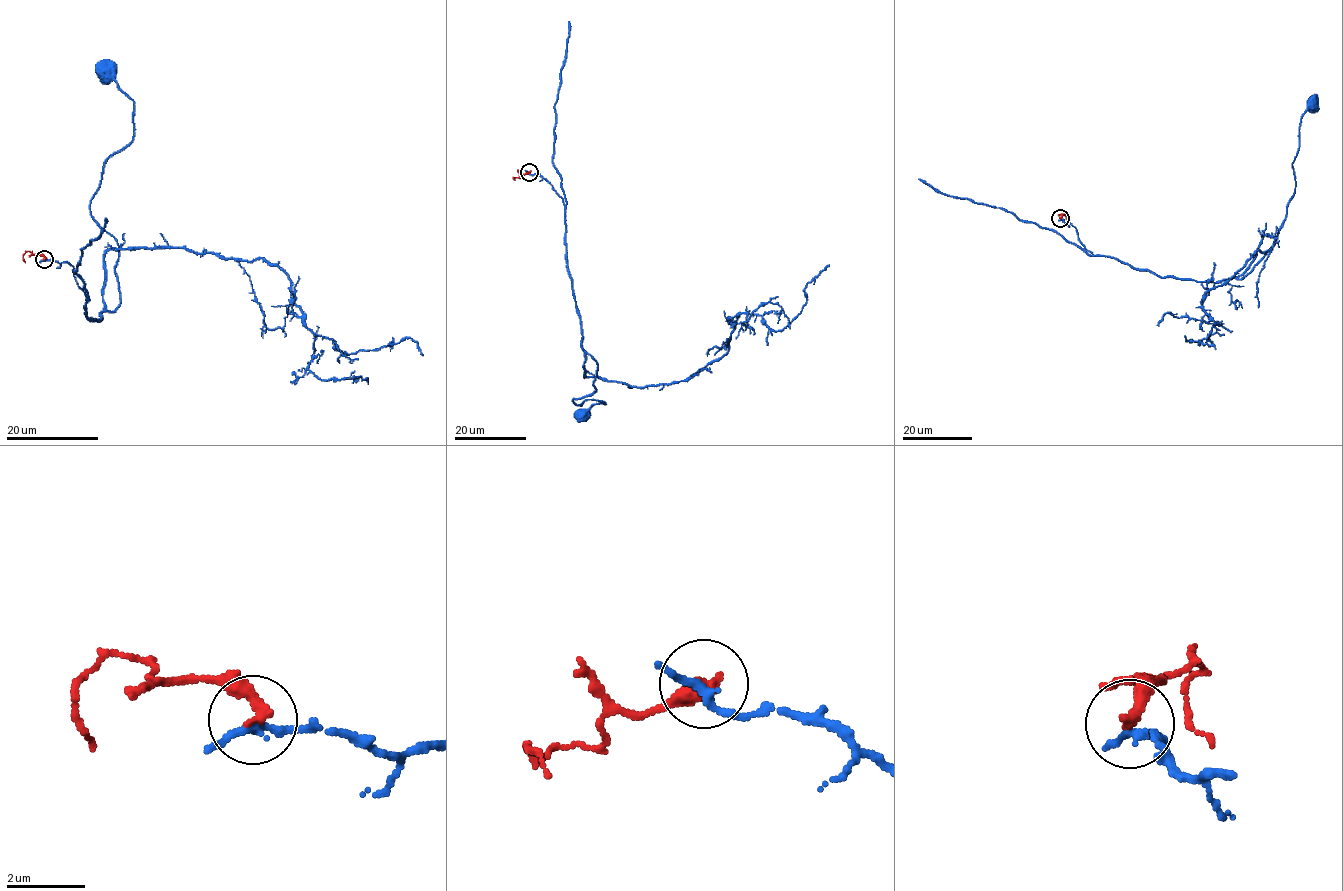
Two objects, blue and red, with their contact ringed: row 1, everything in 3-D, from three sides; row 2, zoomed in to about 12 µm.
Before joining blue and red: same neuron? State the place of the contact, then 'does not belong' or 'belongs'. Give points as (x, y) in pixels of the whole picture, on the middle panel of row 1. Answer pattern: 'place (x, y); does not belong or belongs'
place (529, 172); does not belong

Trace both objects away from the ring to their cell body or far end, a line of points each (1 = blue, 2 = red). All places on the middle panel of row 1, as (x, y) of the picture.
1: (529, 172), (548, 182), (564, 207), (581, 348), (597, 365), (595, 391), (573, 401), (605, 403), (583, 416)
2: (529, 171), (513, 178), (515, 180)

